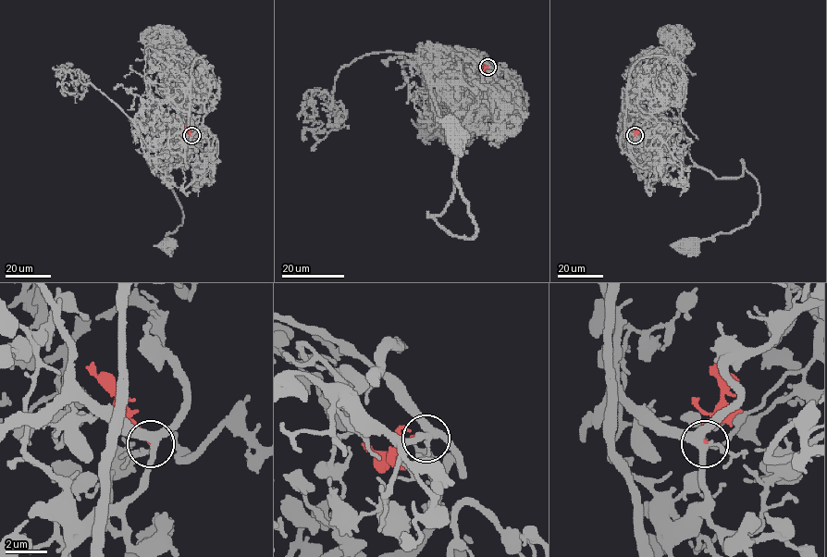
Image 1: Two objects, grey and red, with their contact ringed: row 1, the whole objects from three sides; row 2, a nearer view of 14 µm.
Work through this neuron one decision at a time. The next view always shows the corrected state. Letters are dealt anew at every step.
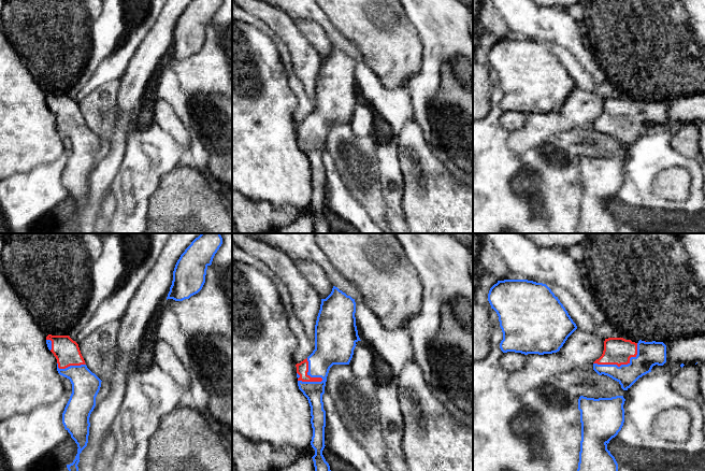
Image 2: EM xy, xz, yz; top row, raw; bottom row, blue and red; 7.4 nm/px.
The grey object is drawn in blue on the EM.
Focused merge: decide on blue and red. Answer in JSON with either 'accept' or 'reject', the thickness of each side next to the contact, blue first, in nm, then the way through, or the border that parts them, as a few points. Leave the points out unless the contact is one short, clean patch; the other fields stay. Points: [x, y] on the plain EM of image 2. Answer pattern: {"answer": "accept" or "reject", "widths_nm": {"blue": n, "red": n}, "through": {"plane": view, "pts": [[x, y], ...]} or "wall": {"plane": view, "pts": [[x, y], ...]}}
{"answer": "accept", "widths_nm": {"blue": 240, "red": 90}}

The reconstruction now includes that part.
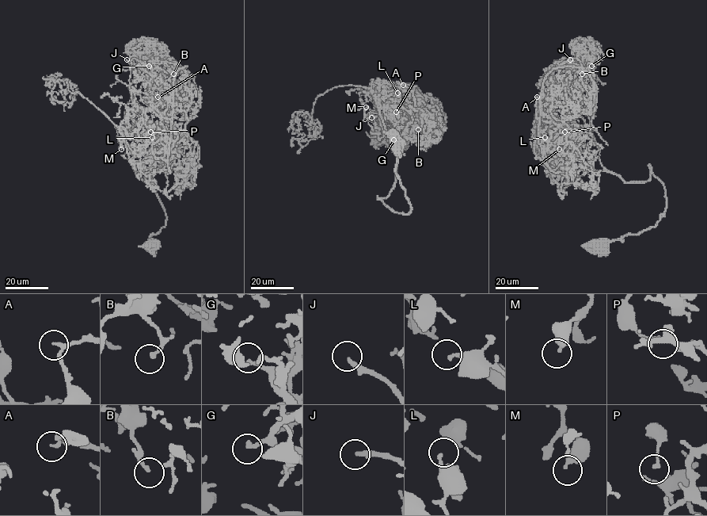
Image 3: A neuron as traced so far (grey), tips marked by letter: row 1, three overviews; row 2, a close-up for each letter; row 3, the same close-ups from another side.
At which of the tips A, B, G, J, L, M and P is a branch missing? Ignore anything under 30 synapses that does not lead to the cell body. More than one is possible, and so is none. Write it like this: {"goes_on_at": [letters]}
{"goes_on_at": ["G", "J"]}

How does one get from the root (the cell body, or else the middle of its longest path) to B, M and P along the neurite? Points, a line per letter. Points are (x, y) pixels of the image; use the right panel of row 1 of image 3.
B: (595, 243), (654, 227), (666, 190), (602, 166), (572, 95), (585, 54), (570, 59), (582, 74)
M: (595, 243), (654, 227), (664, 186), (651, 171), (631, 182), (569, 174), (540, 126), (559, 149)
P: (595, 243), (654, 227), (664, 186), (588, 170), (585, 144), (552, 141), (554, 122), (564, 131)

